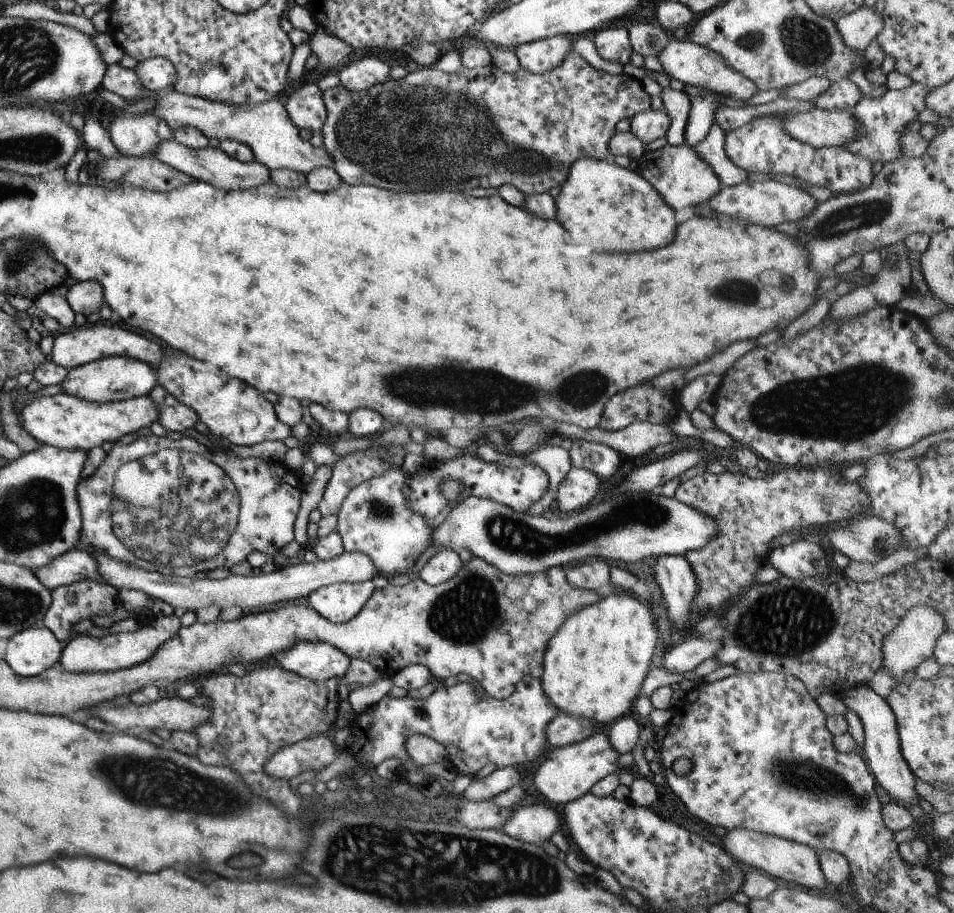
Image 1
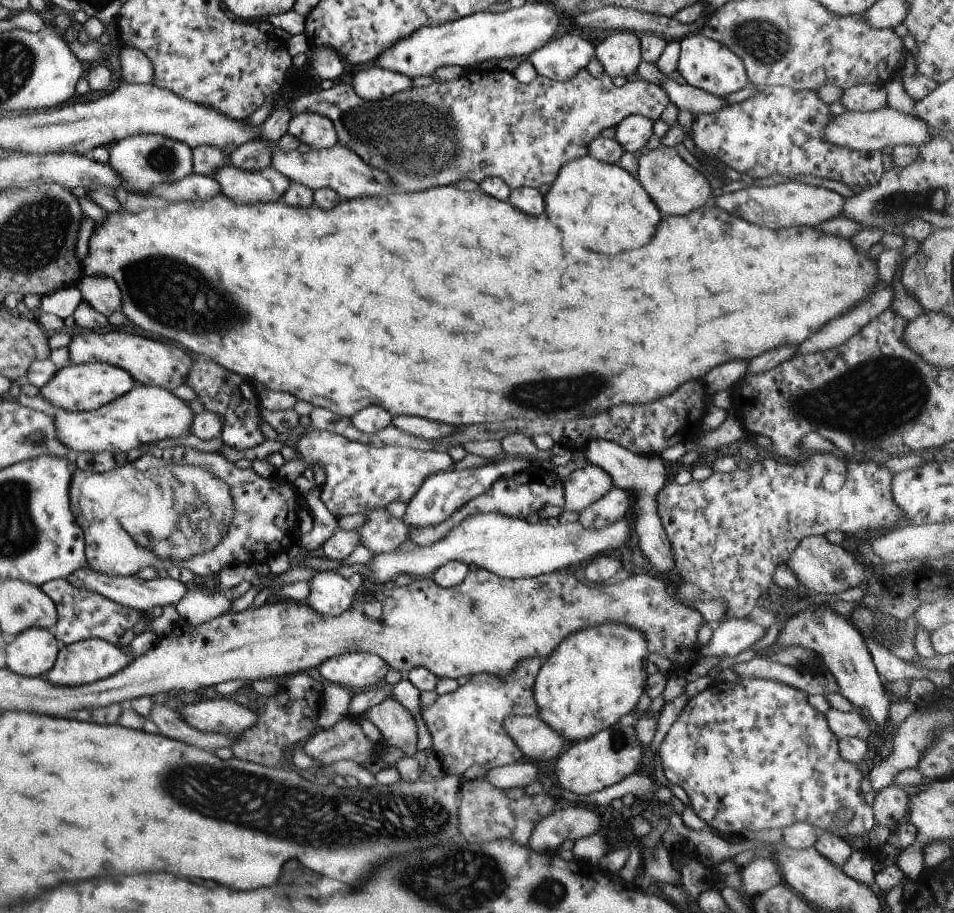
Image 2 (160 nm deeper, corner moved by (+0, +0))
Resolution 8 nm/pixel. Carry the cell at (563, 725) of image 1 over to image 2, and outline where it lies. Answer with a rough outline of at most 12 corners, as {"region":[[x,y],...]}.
{"region":[[537,716],[502,727],[525,760],[556,758],[567,743]]}

